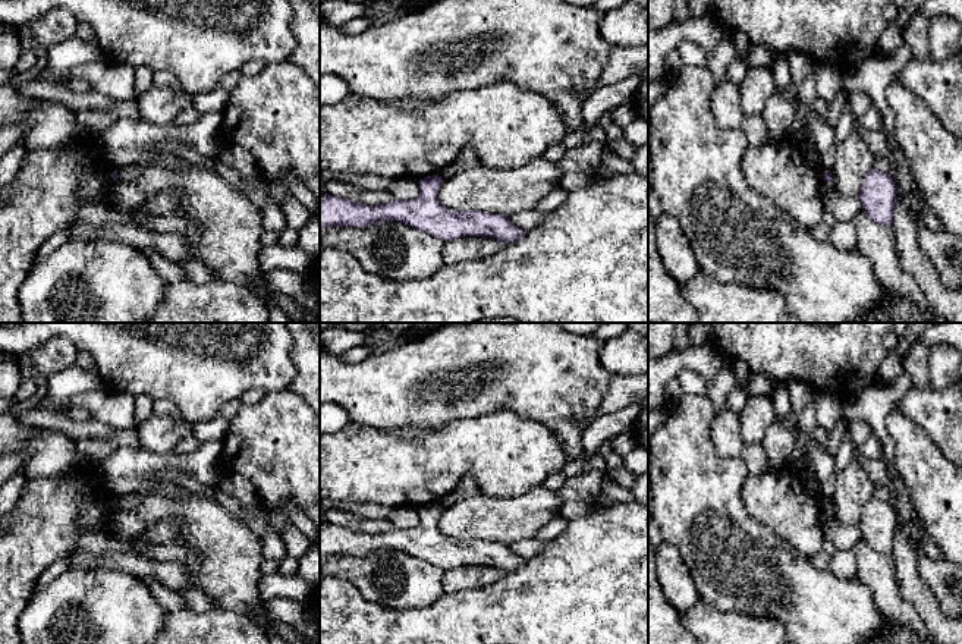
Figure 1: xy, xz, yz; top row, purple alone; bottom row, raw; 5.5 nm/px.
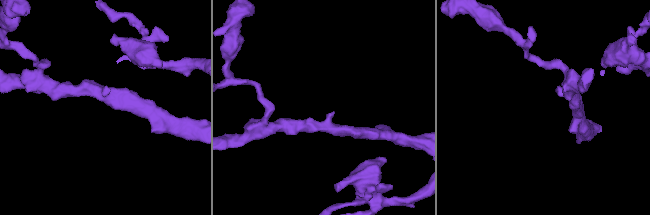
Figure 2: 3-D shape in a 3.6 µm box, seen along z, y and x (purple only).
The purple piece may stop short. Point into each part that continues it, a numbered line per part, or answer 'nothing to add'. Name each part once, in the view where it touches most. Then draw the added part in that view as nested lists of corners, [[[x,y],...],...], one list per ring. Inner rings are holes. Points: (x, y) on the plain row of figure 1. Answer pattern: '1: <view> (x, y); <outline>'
nothing to add

